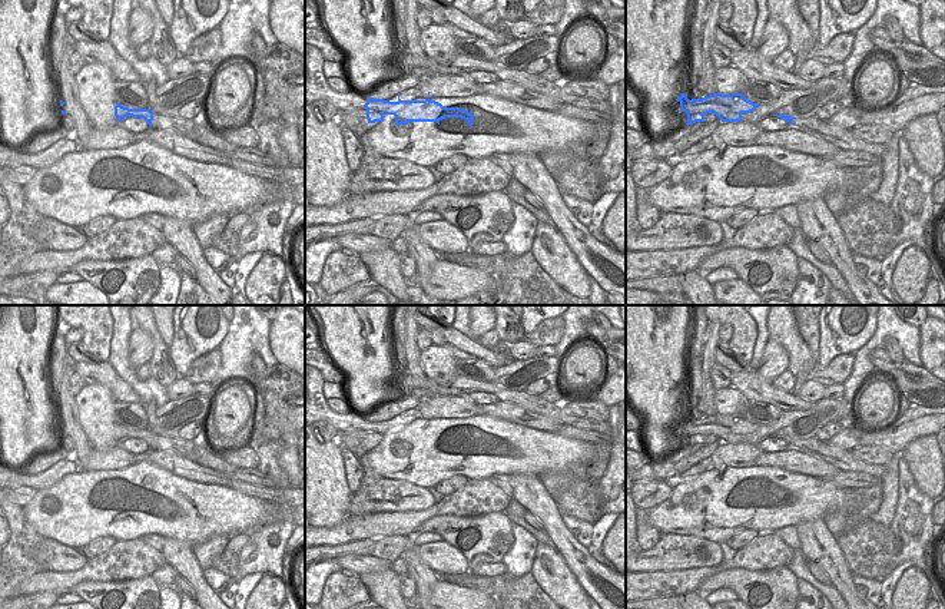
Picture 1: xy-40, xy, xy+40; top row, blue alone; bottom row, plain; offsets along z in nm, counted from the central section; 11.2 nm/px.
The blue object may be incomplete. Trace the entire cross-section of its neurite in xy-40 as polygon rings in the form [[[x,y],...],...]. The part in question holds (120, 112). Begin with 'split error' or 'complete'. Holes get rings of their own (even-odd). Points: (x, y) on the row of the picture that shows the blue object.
complete | [[[116,103],[115,106],[115,116],[119,122],[122,122],[127,116],[142,118],[147,122],[149,129],[153,120],[153,112],[150,109],[129,109],[129,107],[122,106],[120,103]]]

